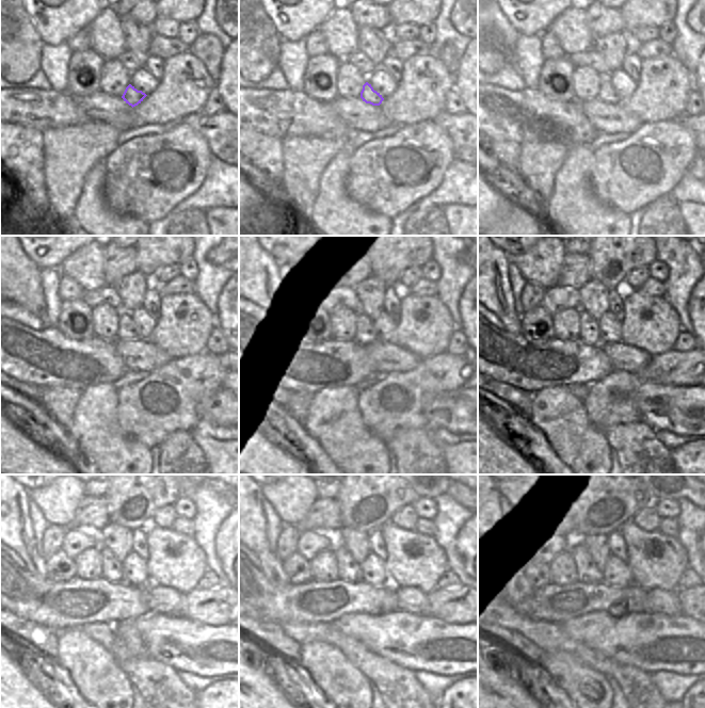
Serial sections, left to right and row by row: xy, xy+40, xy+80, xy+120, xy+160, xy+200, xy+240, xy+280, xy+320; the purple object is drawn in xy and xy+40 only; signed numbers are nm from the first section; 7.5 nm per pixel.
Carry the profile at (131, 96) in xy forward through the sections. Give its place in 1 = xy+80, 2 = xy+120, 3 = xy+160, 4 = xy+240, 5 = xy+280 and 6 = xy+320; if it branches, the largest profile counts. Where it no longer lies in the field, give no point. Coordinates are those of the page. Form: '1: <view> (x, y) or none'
1: xy+80 (607, 94)
2: xy+120 (126, 330)
3: xy+160 (366, 333)
4: xy+240 (112, 570)
5: xy+280 (349, 569)
6: xy+320 (588, 573)

